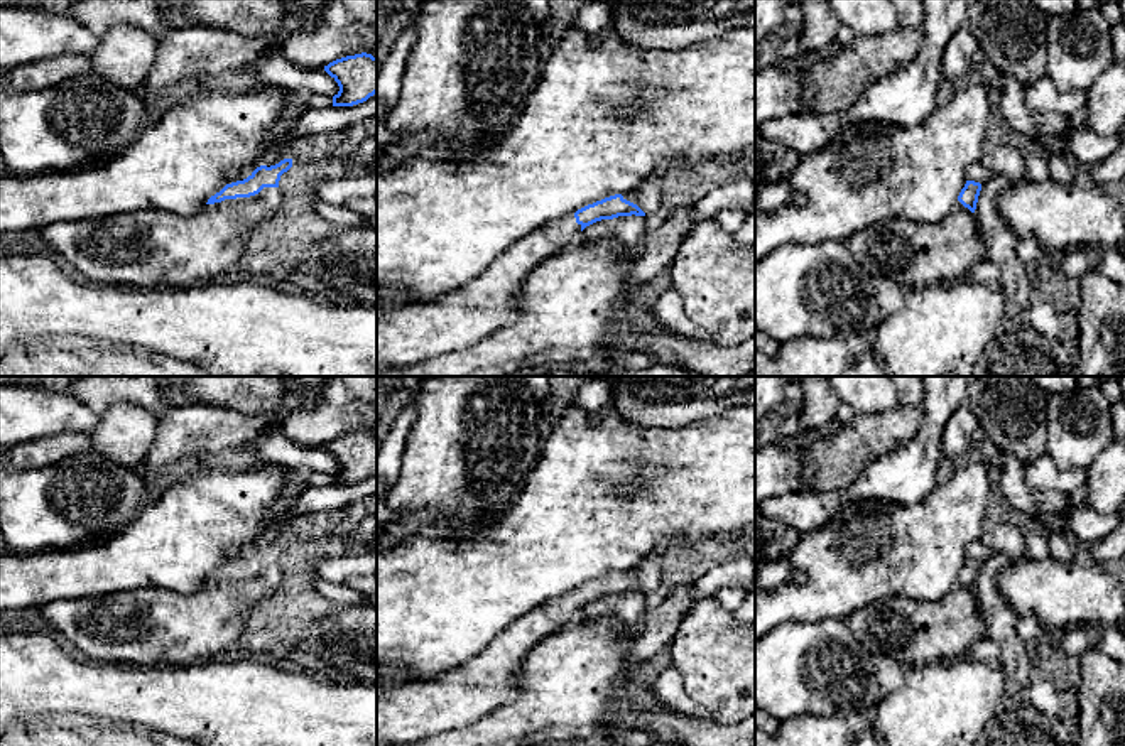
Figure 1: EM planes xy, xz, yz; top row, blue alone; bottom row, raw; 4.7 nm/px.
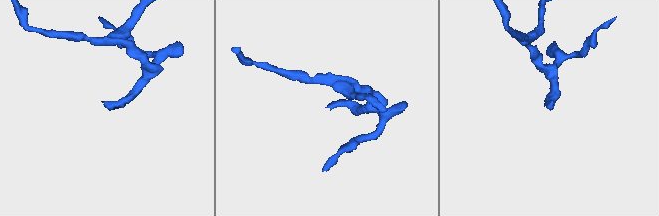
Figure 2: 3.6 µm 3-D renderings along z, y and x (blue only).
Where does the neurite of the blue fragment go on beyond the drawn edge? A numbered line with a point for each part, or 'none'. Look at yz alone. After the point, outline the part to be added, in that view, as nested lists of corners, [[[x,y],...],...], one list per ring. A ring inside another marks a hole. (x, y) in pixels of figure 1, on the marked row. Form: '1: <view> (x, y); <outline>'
1: yz (914, 255); [[[959,201],[938,223],[892,218],[851,235],[843,245],[868,273],[892,278],[904,292],[963,280],[970,267],[985,258],[976,216]]]

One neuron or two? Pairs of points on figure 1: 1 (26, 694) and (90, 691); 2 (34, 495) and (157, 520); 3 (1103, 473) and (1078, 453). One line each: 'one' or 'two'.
1: one
2: two
3: one

